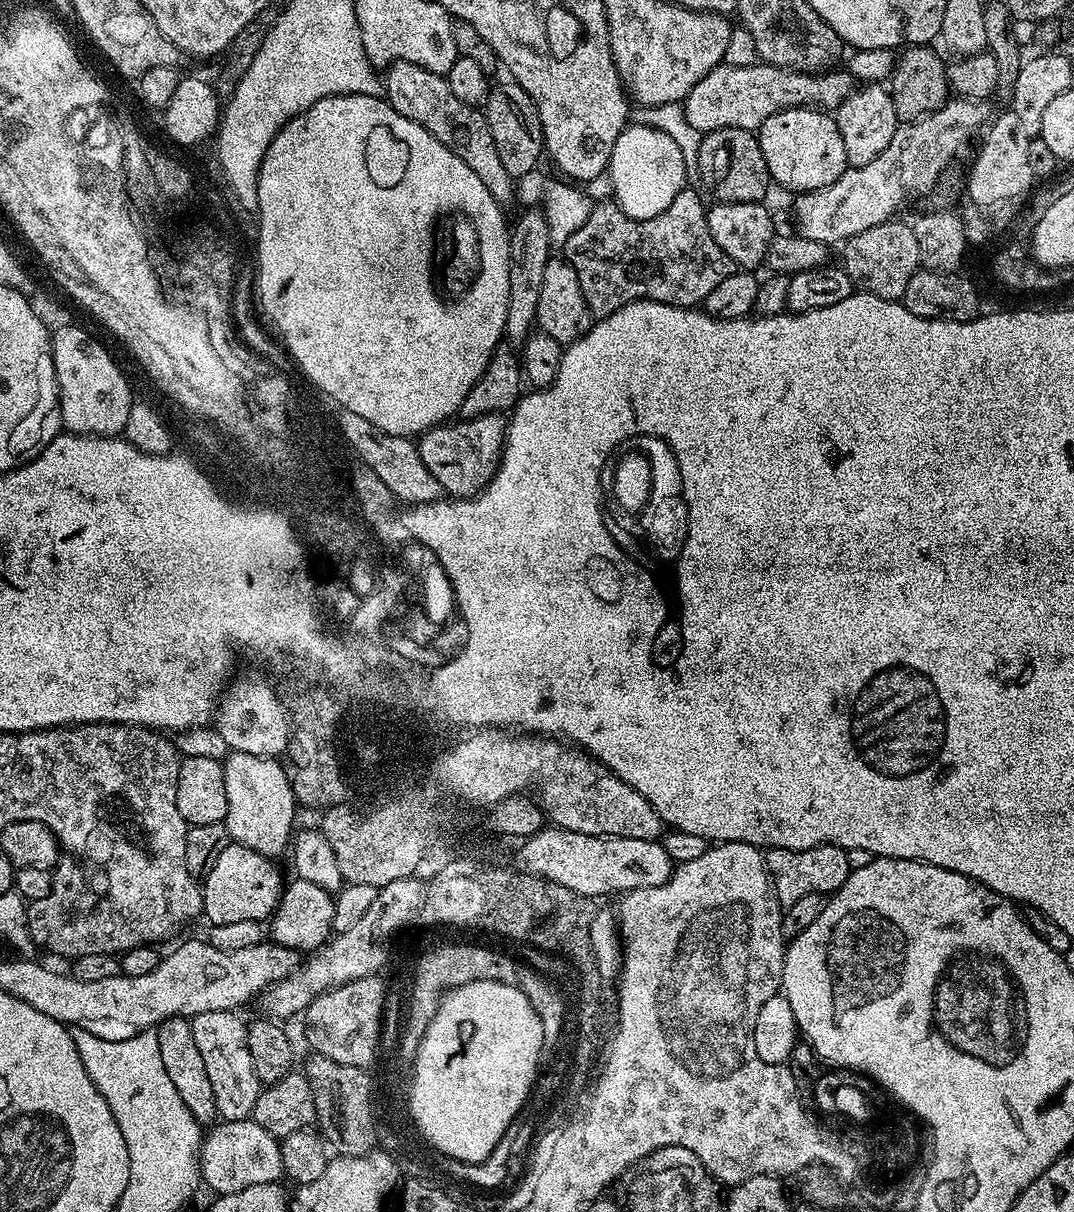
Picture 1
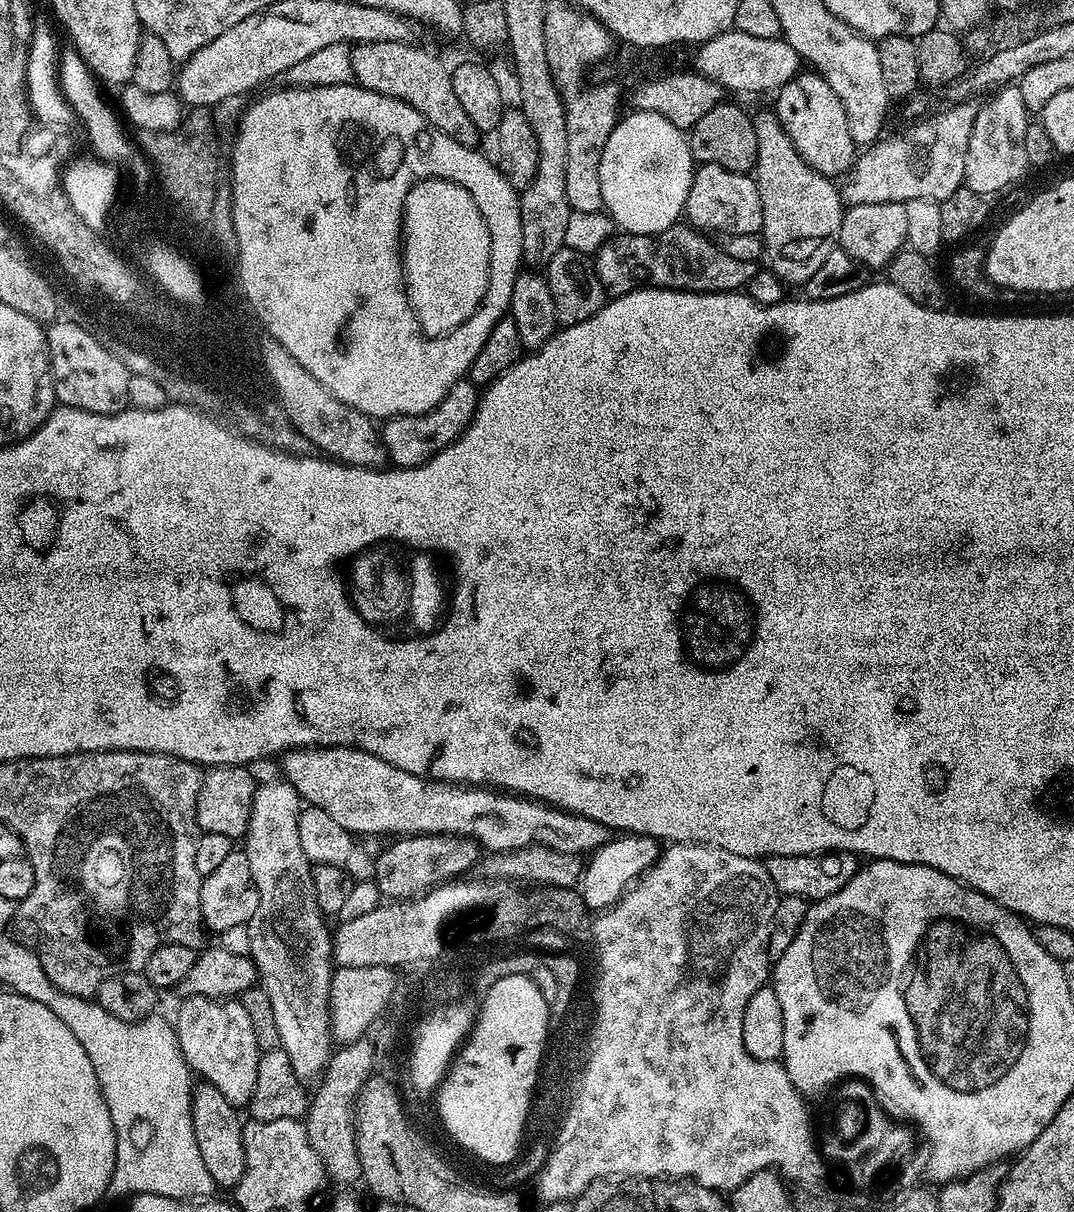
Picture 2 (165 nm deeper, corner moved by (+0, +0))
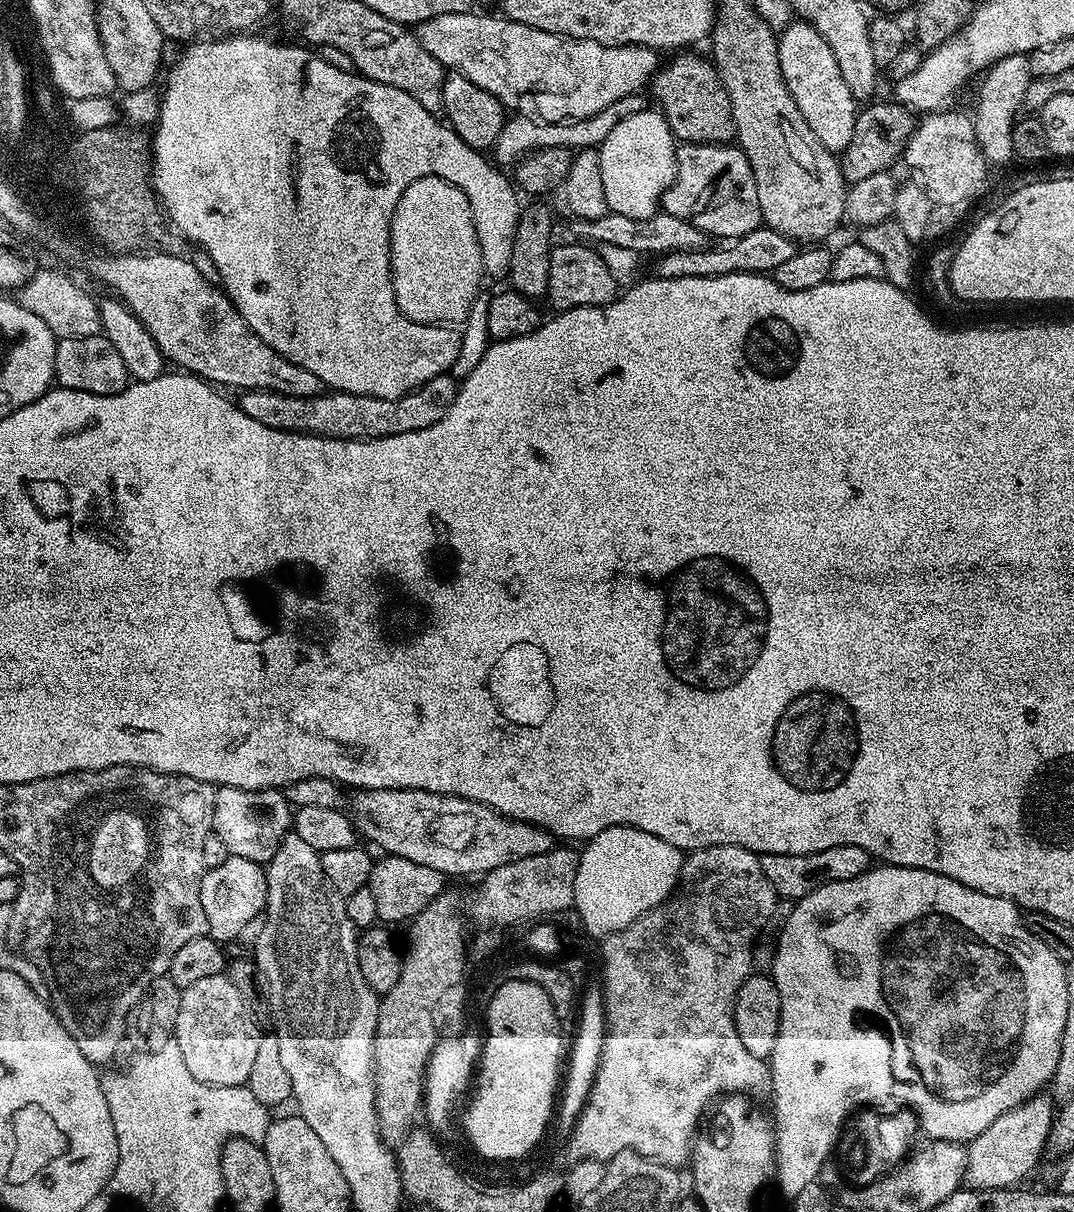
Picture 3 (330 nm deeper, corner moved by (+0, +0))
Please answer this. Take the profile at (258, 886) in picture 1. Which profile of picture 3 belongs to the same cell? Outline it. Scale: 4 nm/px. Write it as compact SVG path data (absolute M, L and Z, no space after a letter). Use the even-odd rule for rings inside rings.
M228 856L222 866L214 866L207 869L200 879L200 897L202 898L202 910L206 910L206 922L208 923L207 935L213 940L227 942L239 941L243 928L251 922L255 916L261 915L268 906L268 873L265 865L258 862L250 862L250 858L238 858Z

